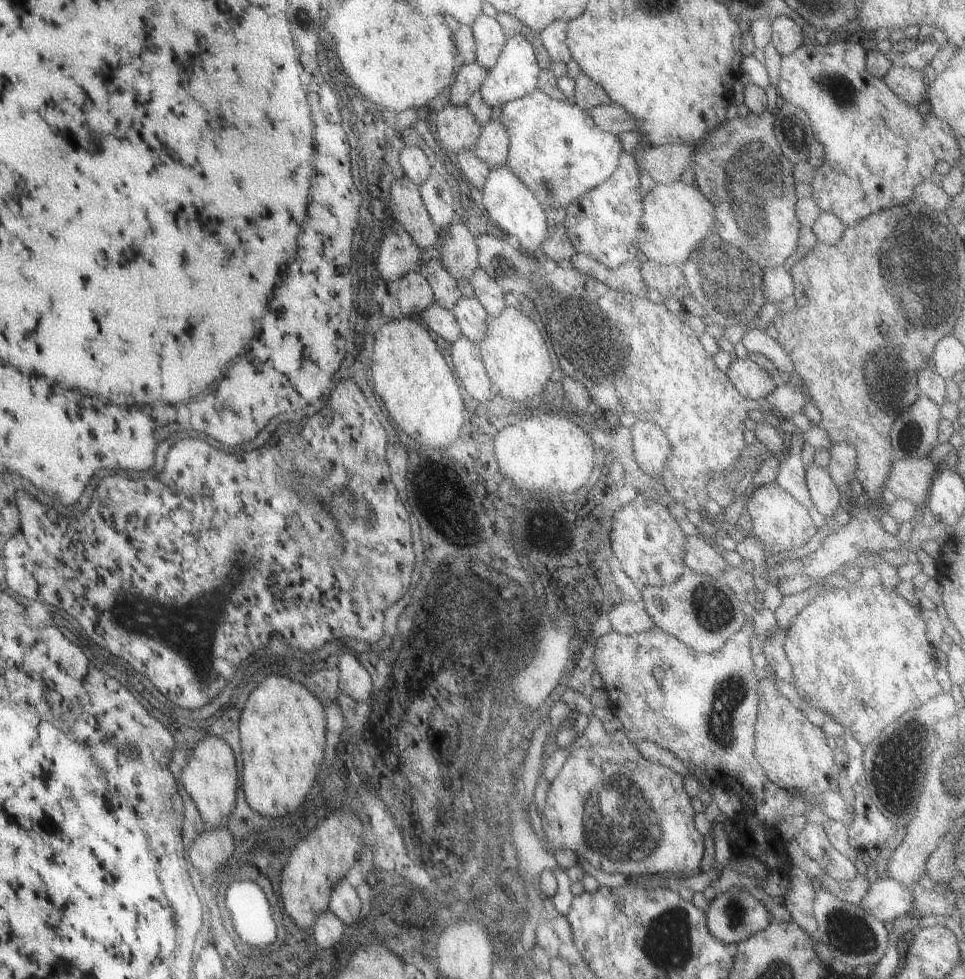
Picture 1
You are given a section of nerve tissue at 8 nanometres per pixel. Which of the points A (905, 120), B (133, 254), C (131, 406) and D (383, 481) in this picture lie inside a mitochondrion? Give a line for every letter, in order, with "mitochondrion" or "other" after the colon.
A: other
B: other
C: other
D: other

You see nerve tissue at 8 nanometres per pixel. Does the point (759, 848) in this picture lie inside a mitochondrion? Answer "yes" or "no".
no

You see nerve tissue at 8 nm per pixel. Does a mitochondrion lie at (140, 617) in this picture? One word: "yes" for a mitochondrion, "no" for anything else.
yes

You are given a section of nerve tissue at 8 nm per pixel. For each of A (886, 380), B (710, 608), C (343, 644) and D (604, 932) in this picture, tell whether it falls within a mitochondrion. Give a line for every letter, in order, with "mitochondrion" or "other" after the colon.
A: mitochondrion
B: mitochondrion
C: other
D: other

